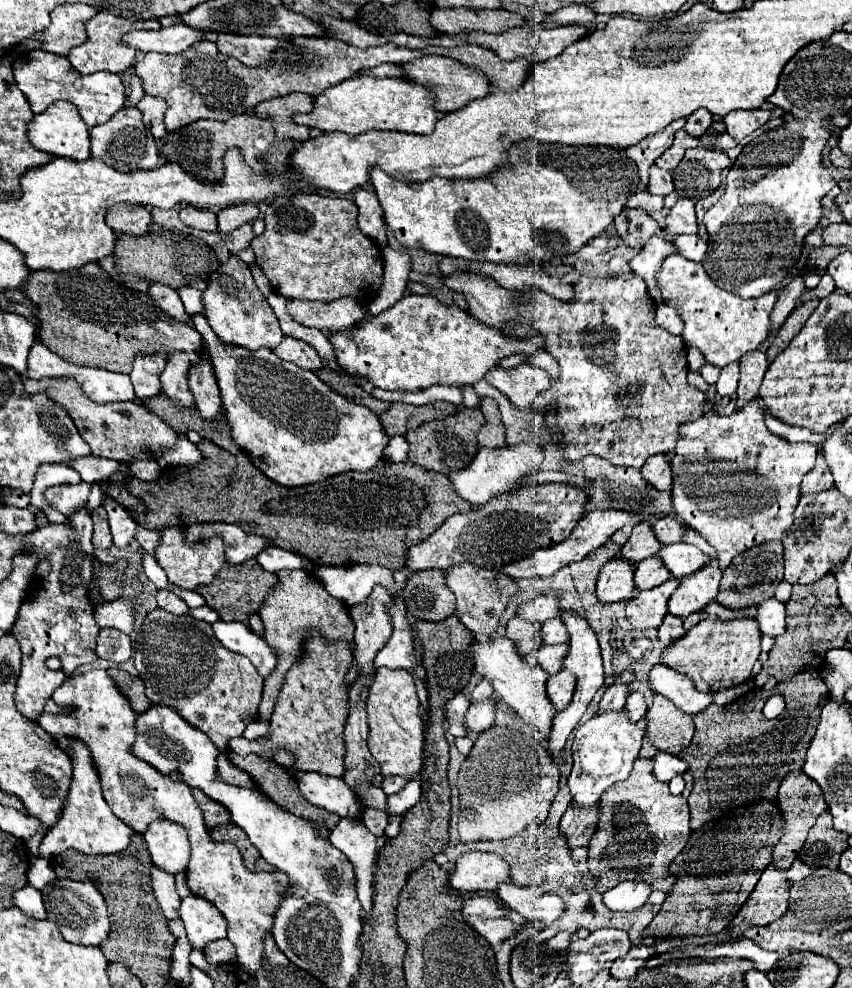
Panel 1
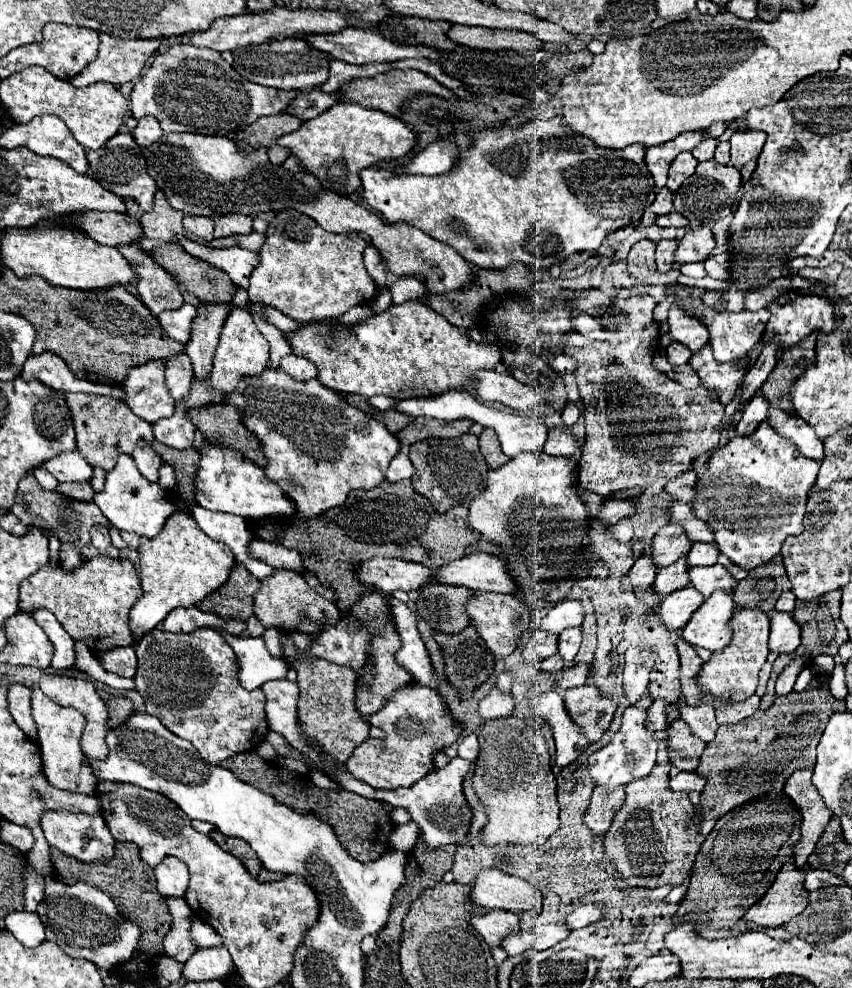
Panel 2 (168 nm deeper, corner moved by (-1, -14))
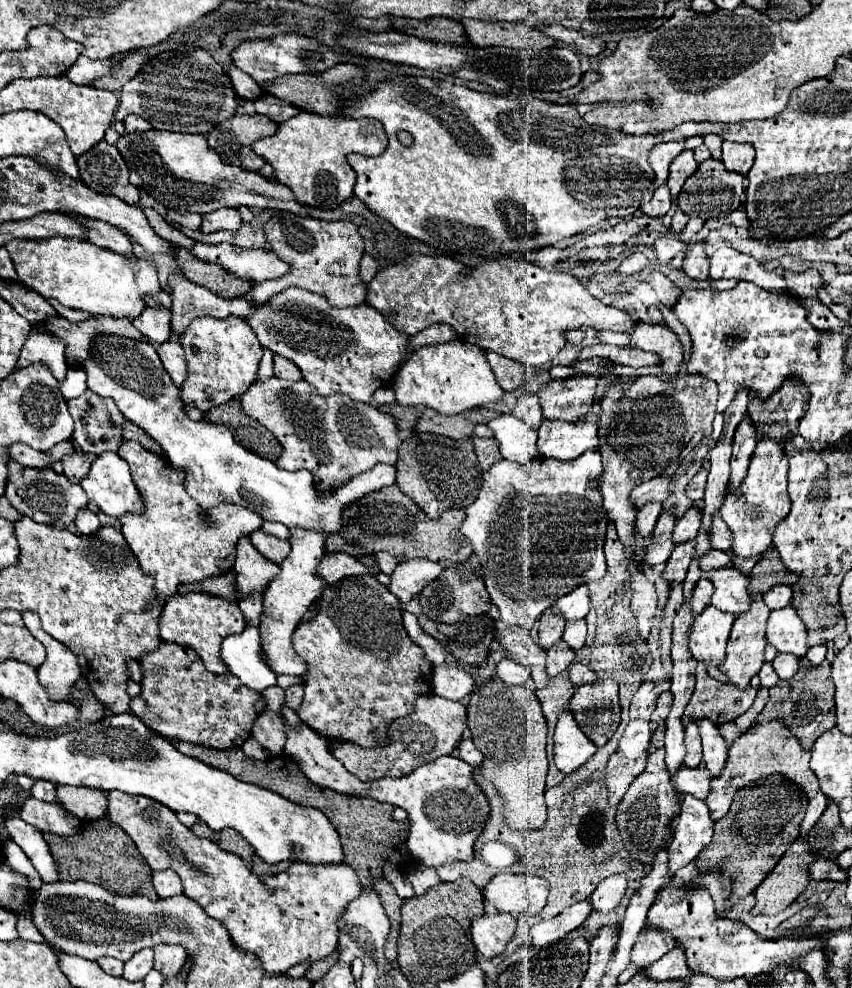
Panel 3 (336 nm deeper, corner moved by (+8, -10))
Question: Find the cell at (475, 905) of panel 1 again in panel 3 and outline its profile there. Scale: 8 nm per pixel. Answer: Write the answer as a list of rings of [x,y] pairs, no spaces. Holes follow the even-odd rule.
[[[506,913],[482,915],[472,919],[470,929],[477,953],[486,959],[492,959],[504,951],[504,939],[512,939],[516,921]]]

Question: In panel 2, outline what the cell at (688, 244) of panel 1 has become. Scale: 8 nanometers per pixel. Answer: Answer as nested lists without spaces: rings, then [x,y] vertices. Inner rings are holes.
[[[723,251],[723,253],[717,253],[717,255],[711,255],[703,261],[703,267],[707,271],[709,277],[713,279],[723,279],[727,281],[729,279],[729,253]]]

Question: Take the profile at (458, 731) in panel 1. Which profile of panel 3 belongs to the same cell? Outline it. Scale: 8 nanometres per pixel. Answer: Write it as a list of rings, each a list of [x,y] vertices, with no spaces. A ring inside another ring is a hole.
[[[466,737],[466,739],[460,743],[460,747],[454,751],[454,755],[456,755],[456,757],[460,757],[462,761],[466,761],[466,763],[474,765],[474,767],[480,767],[480,765],[482,765],[482,761],[484,761],[484,755],[476,749],[476,745],[472,743],[472,739],[470,739],[470,737]]]

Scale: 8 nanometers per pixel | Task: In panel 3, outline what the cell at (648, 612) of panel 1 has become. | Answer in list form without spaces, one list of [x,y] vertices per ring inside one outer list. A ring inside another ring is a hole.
[[[710,579],[698,581],[698,585],[694,589],[694,595],[692,595],[692,603],[690,603],[694,615],[700,615],[706,609],[706,605],[710,605],[712,593],[714,593],[714,585],[712,585]]]

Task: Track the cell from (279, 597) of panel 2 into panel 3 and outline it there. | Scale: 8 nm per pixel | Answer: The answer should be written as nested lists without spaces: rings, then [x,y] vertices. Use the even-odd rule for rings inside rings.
[[[242,535],[238,539],[234,571],[238,573],[236,583],[240,587],[240,595],[246,597],[252,591],[264,591],[274,575],[278,575],[278,565],[258,553],[258,549],[250,543],[248,535]]]

